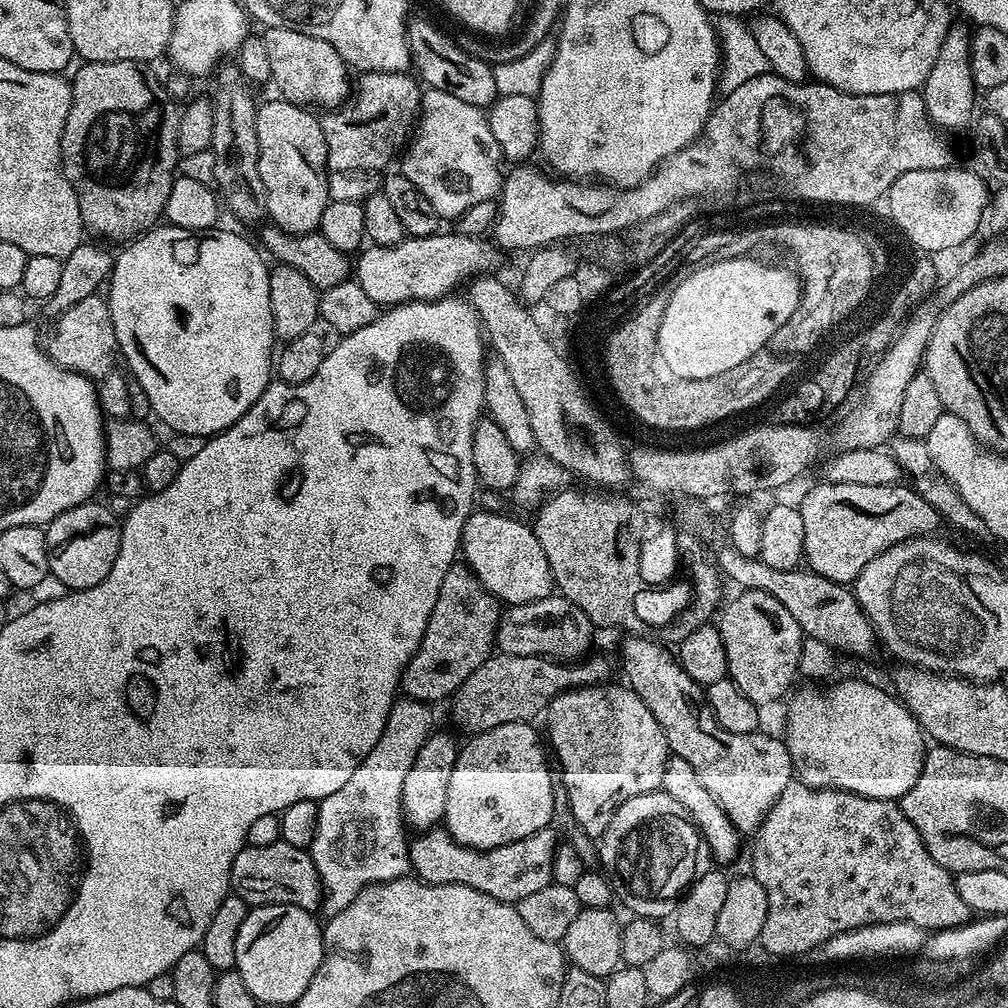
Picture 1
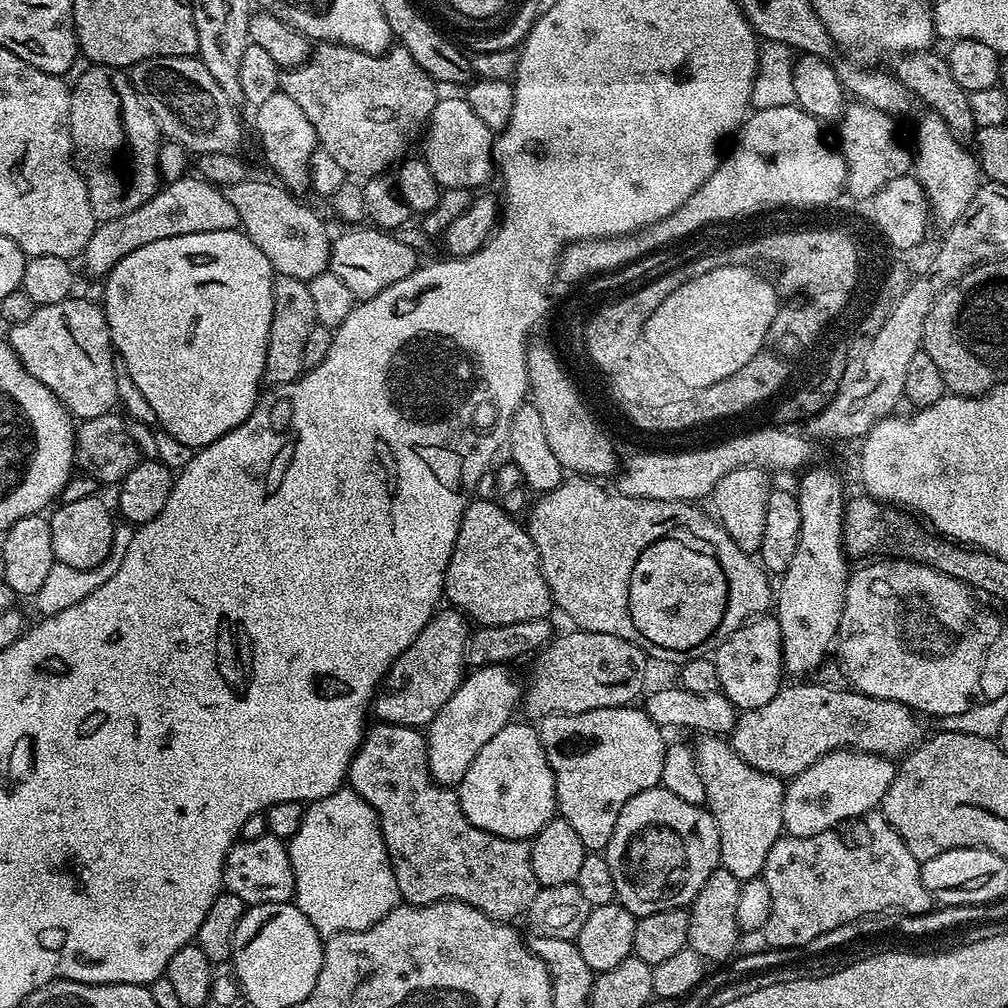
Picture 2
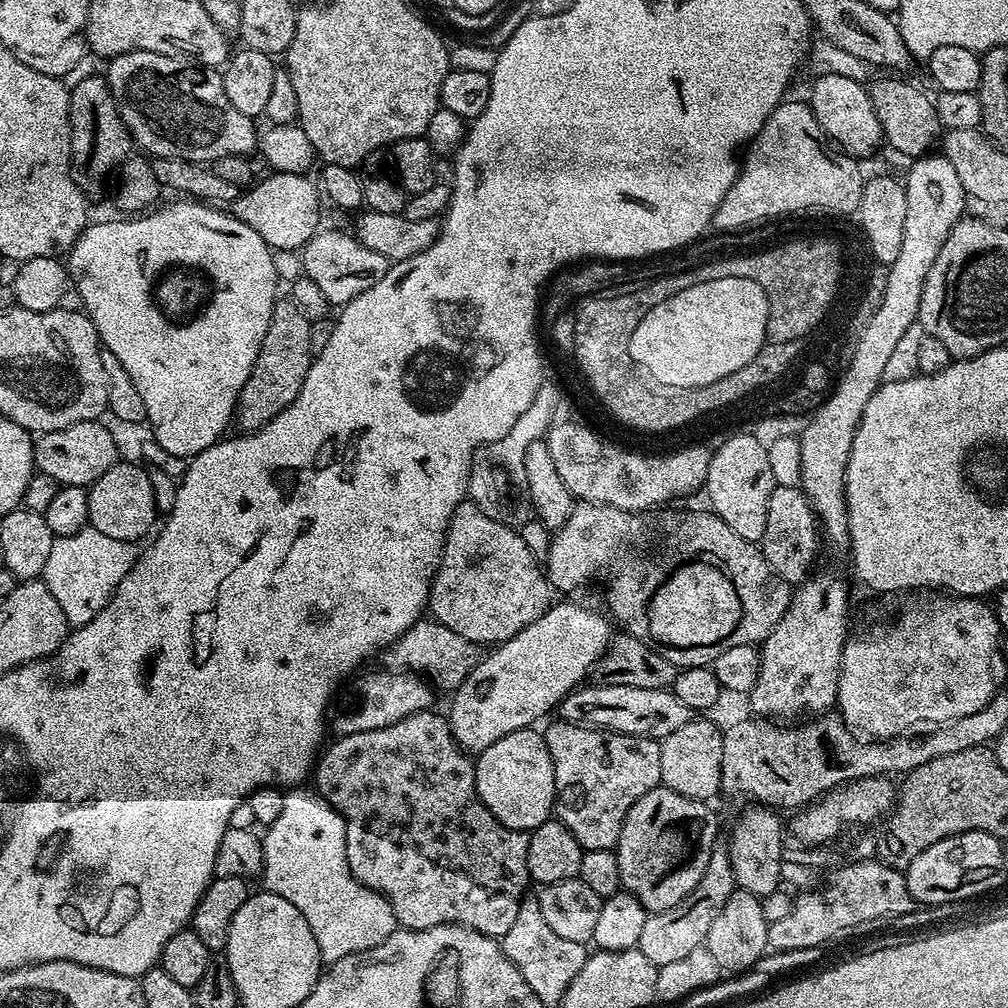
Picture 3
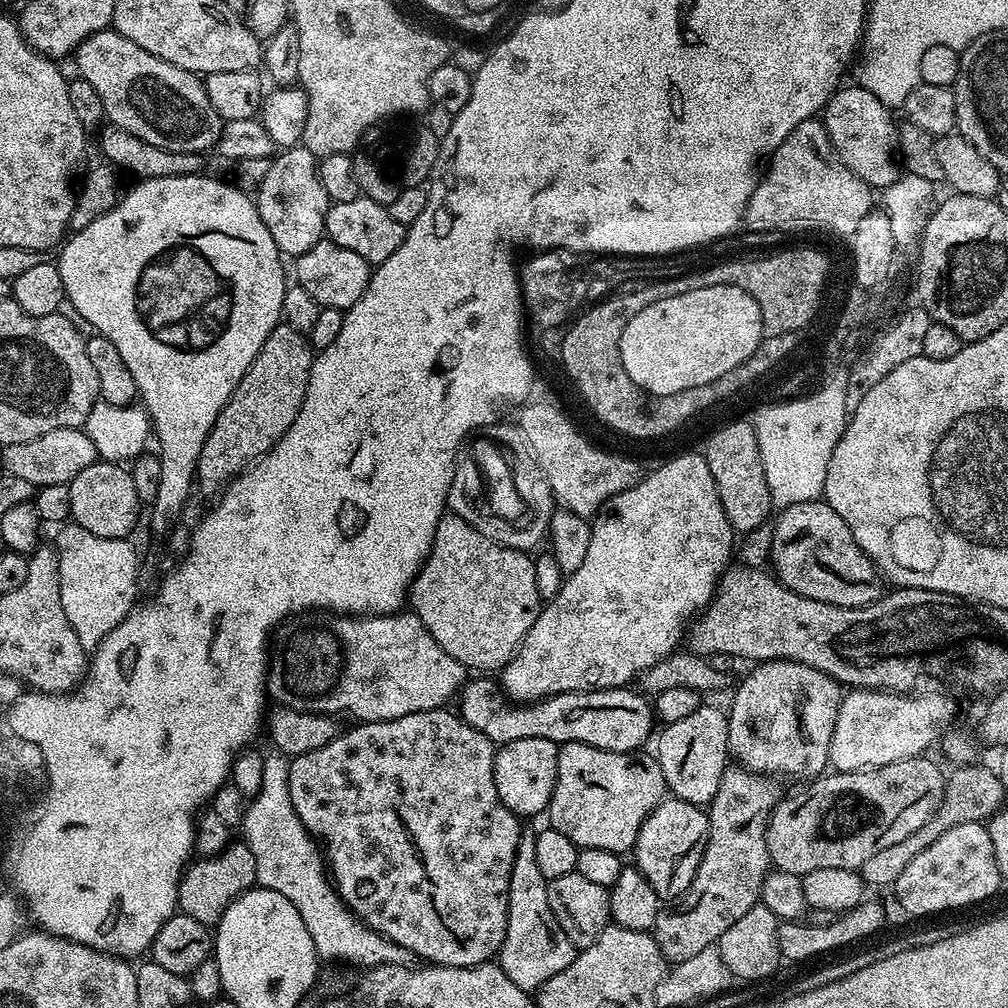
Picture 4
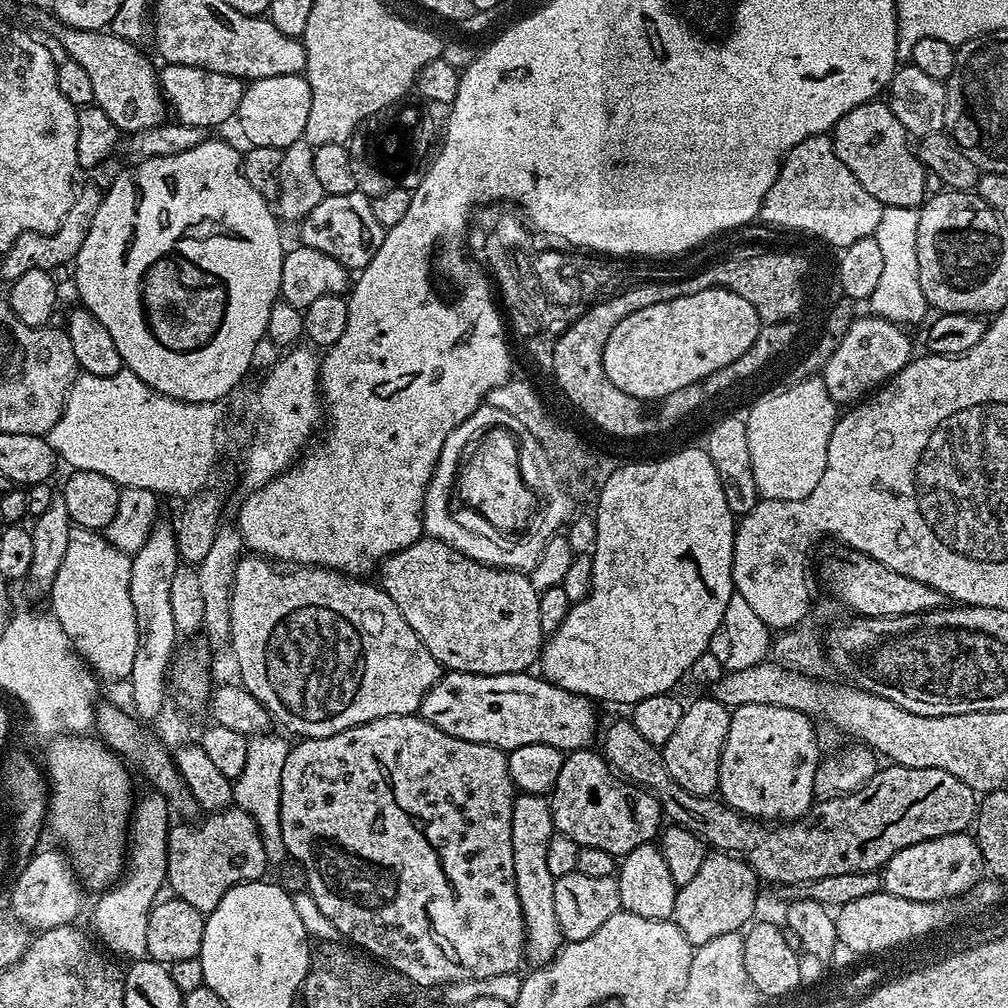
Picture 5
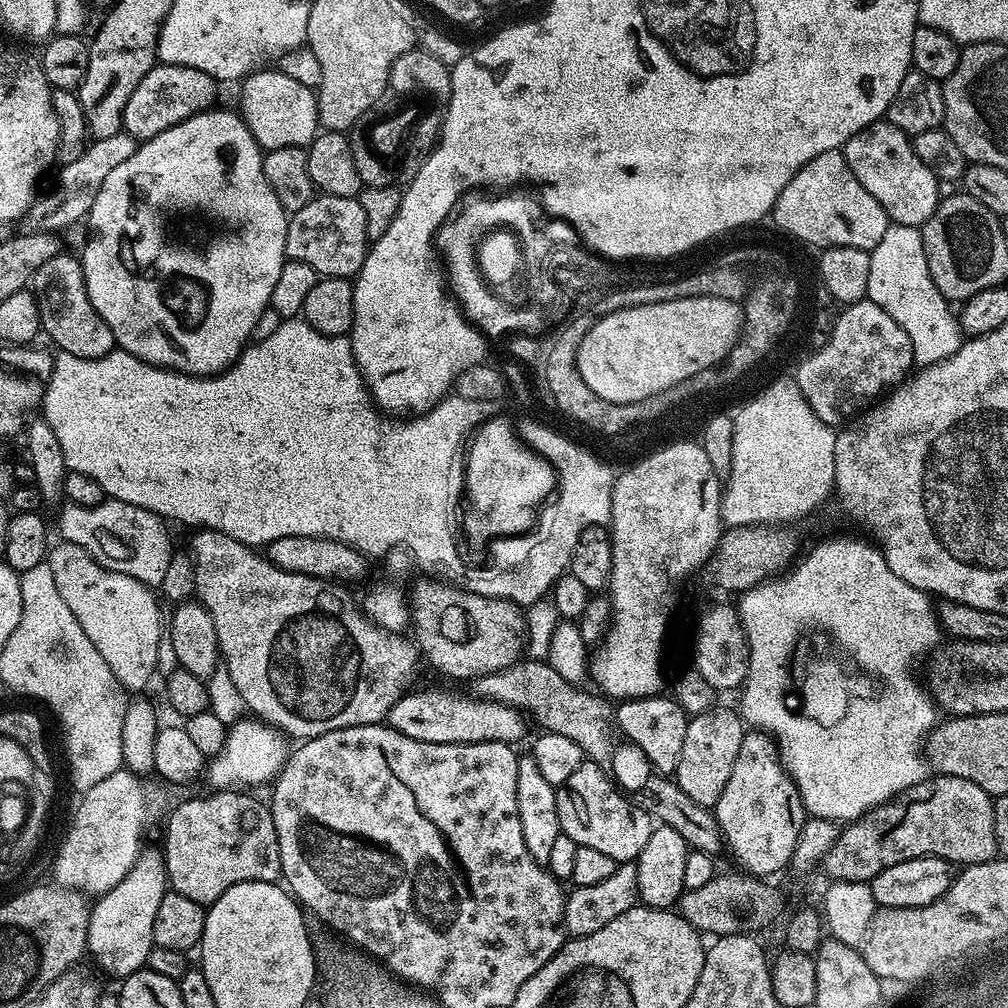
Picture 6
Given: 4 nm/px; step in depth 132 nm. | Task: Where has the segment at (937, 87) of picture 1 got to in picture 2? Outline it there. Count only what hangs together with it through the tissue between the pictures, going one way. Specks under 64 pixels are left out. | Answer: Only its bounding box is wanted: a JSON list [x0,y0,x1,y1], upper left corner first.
[914,110,982,230]

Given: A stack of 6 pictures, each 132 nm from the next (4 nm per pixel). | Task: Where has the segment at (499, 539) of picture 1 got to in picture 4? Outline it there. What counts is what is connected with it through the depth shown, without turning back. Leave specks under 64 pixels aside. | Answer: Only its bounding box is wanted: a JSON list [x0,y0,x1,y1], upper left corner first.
[410,514,542,670]

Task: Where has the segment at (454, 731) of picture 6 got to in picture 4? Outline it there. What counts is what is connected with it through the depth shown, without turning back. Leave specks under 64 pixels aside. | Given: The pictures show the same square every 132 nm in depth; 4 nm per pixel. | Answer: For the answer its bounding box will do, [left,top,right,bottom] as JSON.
[458,679,654,752]

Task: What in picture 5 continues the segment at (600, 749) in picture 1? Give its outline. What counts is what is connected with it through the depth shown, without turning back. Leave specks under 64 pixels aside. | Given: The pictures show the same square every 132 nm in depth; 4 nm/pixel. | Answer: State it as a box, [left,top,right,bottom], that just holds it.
[552,750,661,858]

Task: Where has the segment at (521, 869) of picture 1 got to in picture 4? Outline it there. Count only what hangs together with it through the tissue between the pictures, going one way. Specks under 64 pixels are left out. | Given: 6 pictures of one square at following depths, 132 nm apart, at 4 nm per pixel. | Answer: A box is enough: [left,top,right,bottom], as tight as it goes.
[288,707,522,968]

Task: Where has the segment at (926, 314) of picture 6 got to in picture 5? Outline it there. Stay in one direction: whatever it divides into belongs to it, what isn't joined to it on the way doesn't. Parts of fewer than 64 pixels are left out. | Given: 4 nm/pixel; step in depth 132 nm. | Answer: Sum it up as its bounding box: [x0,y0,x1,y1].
[870,206,930,326]

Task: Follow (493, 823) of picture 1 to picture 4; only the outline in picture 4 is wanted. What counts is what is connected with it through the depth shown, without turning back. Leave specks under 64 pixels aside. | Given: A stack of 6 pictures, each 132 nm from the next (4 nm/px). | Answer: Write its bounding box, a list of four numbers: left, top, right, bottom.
[494,738,559,817]

